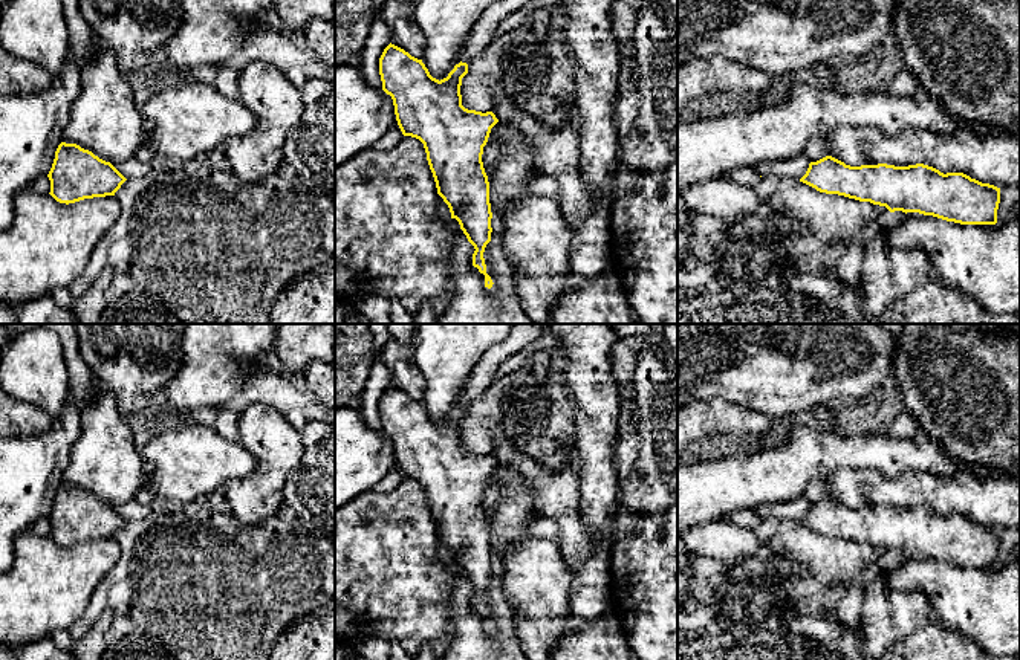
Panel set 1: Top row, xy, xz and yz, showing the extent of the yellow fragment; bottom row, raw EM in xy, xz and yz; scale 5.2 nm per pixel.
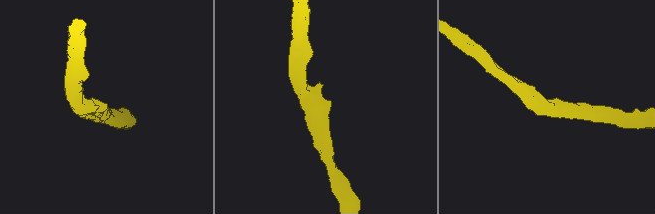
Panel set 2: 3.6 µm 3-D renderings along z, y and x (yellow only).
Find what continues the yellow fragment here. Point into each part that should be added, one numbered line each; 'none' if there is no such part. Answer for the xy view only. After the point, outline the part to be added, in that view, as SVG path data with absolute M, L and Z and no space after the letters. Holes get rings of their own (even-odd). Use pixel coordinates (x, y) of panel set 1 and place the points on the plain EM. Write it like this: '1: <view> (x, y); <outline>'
none

